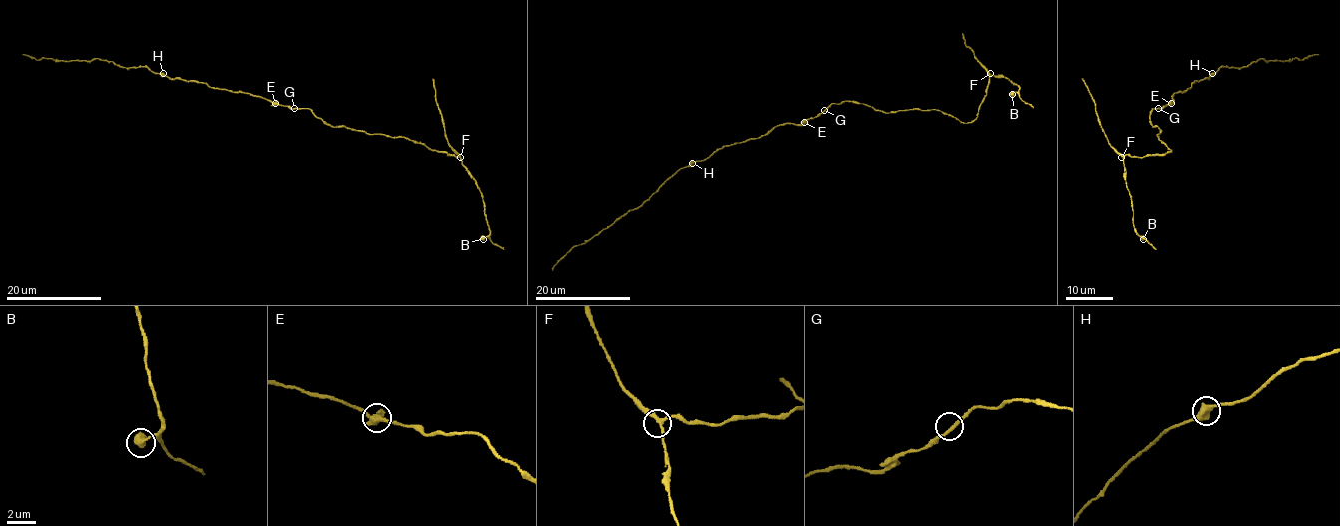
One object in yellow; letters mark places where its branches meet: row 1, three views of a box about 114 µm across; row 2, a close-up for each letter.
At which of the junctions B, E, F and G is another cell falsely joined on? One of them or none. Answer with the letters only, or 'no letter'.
no letter

